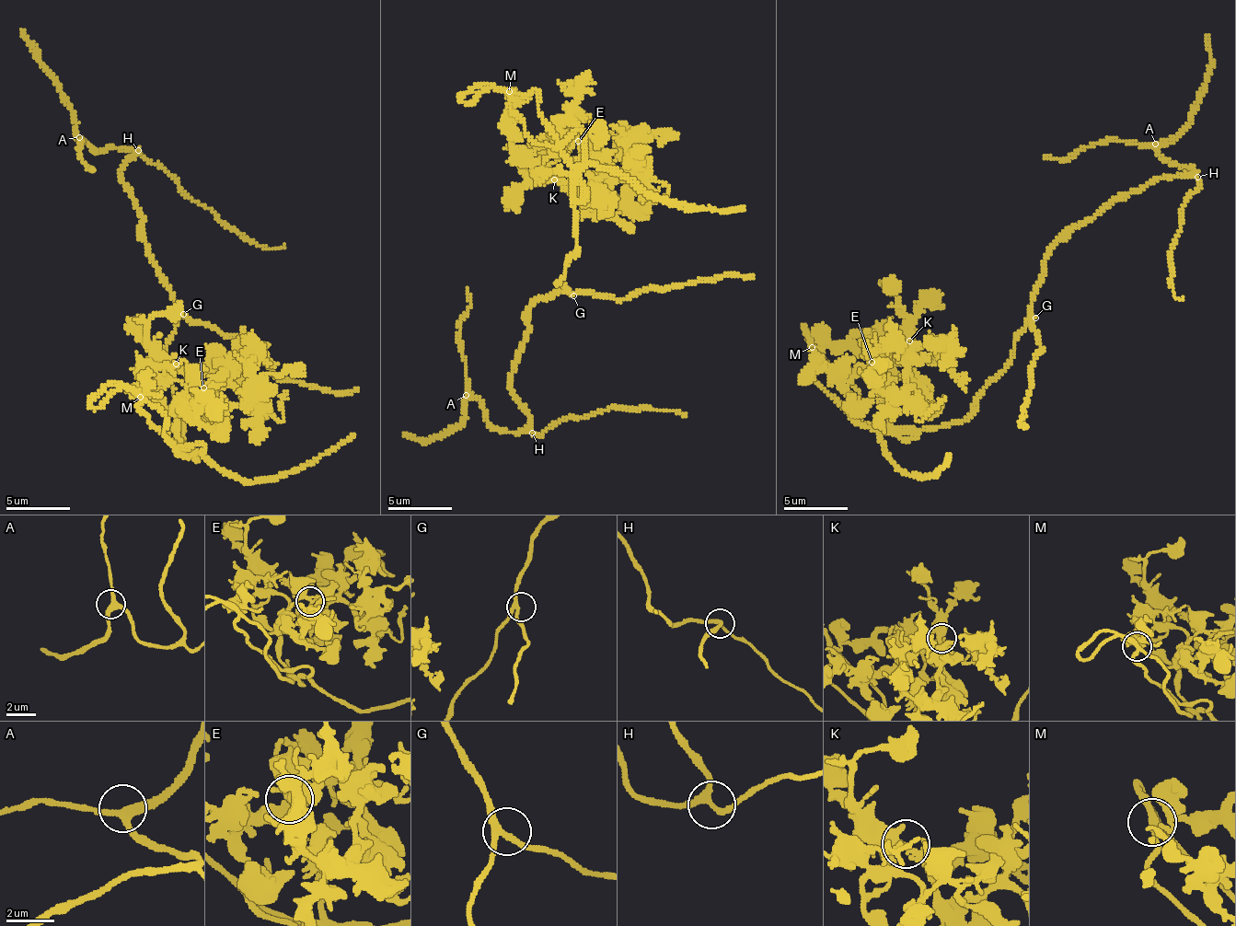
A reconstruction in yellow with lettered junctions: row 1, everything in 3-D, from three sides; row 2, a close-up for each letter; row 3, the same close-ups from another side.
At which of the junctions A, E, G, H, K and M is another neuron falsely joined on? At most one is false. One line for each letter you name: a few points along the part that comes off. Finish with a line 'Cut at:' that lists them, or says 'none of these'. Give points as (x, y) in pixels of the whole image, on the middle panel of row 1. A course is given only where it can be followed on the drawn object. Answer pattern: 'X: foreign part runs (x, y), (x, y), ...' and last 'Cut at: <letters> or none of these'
Cut at: none of these

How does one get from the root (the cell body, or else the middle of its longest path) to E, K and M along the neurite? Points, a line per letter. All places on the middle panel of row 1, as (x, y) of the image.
E: (560, 284), (556, 282), (576, 245), (574, 180), (560, 171), (536, 173), (541, 175), (569, 142), (578, 141)
K: (560, 284), (556, 282), (575, 255), (577, 226), (574, 180), (560, 171), (536, 173), (543, 167), (554, 179)
M: (560, 284), (556, 282), (576, 245), (574, 166), (560, 147), (539, 144), (525, 130), (510, 108), (508, 92)

